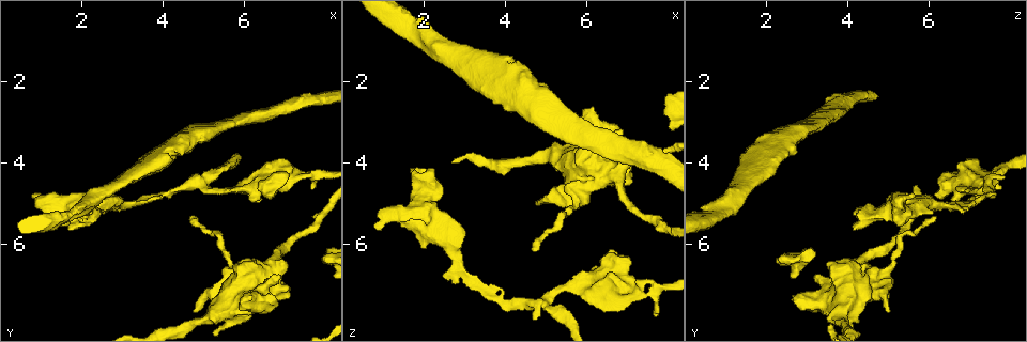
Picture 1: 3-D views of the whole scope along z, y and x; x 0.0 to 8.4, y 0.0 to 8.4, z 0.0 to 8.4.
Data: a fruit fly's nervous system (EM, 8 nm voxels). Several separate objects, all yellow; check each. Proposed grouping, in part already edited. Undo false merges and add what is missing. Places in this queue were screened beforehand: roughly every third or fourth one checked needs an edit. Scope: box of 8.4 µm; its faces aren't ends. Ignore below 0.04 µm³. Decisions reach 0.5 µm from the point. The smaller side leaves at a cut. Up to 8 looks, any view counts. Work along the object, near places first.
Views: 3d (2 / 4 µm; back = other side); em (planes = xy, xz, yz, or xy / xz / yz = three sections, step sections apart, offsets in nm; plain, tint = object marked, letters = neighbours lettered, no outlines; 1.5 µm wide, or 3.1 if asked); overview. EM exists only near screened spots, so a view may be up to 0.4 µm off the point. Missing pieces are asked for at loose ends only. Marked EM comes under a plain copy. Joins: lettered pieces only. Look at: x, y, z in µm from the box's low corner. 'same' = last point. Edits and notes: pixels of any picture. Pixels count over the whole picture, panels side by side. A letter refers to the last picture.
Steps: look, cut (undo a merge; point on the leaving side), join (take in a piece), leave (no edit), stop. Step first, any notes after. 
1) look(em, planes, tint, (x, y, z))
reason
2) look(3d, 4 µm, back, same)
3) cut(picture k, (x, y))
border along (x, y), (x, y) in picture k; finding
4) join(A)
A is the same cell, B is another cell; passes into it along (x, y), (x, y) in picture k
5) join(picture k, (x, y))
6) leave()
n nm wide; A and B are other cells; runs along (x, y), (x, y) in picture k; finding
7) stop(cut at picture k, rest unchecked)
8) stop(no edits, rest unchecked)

look(3d, 4 µm, back, (7.00, 3.90, 7.15))
an open end

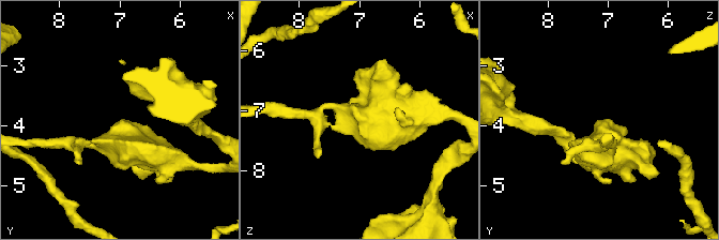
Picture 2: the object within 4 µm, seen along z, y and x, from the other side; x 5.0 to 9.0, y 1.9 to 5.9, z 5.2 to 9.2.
look(em, planes, letters, (6.95, 3.90, 7.15))

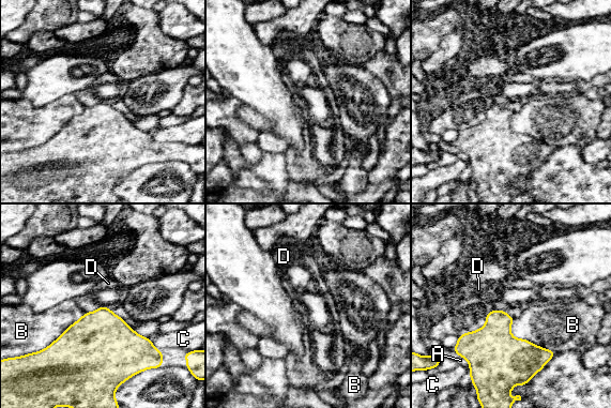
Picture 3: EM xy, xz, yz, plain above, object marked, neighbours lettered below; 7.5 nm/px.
leave()
B touches over 420 nm; A, B, C and D are other cells; no lettered piece goes on from it

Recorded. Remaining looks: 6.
look(em, yz, step 4, tint, (6.05, 7.85, 4.10))
stops while still wide

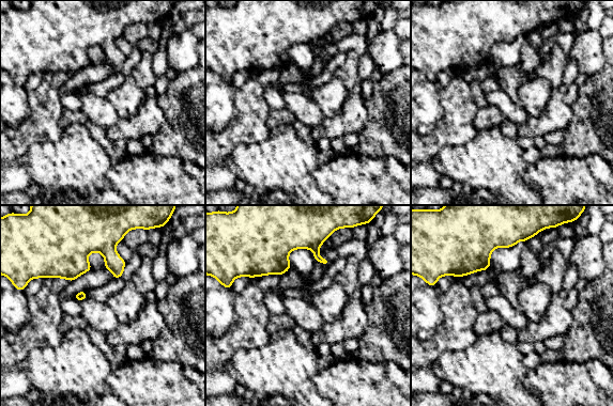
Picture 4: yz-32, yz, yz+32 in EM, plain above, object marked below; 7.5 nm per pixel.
look(em, planes, letters, same)
another direction

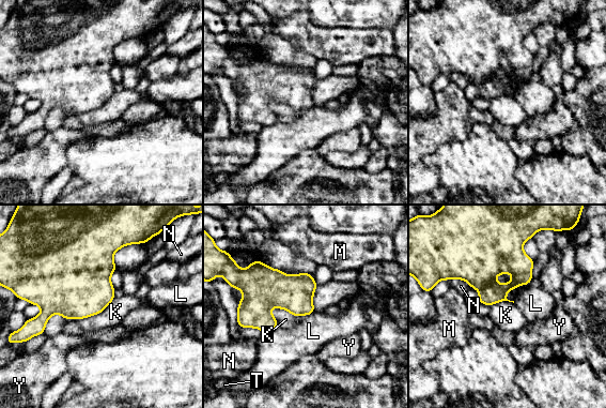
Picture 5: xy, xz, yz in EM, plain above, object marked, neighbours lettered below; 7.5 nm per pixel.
leave()
K, L, M, N, T and Y are other cells; border along (114, 298), (43, 332) in picture 5; no lettered piece goes on from it

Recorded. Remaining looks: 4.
look(3d, 2 µm, back, (4.65, 3.70, 1.75))
branch stops here

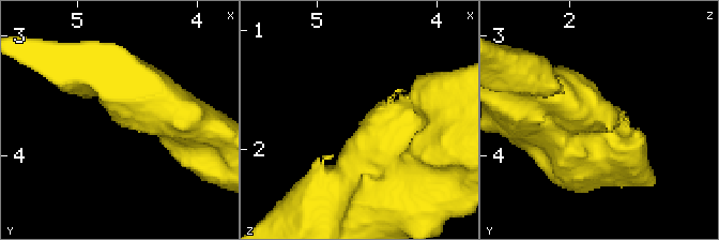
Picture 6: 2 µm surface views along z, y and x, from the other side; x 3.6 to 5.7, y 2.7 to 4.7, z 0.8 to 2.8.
look(em, yz, step 4, letters, (4.58, 3.66, 1.76))
shape alone is not enough

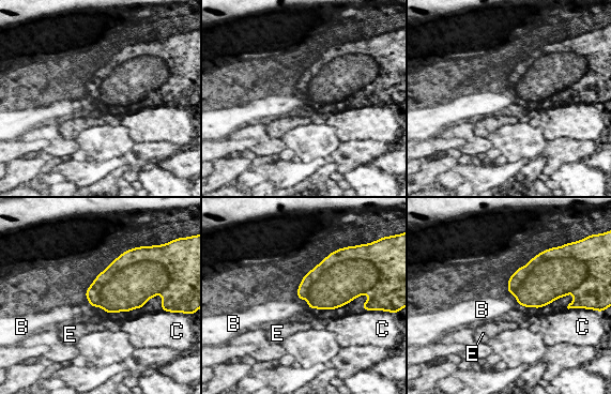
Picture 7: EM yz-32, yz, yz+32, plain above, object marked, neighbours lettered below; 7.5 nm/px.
look(em, xz, step 4, letters, same)

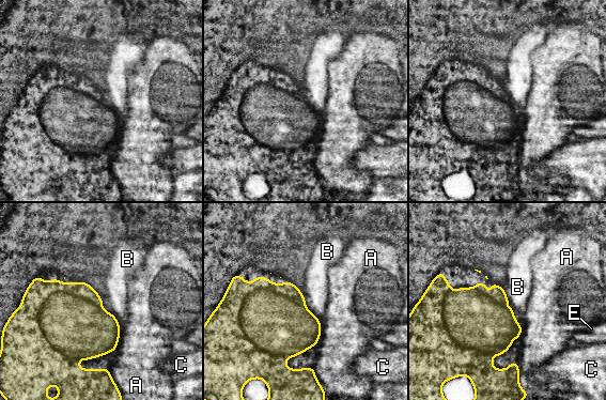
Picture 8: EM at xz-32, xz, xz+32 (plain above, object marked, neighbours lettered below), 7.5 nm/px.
leave()
280 nm wide; A, B, C and E are other cells; border along (301, 294), (305, 306), (313, 314) in picture 8; no lettered piece goes on from it

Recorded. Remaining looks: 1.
stop(no edits, rest unchecked)

